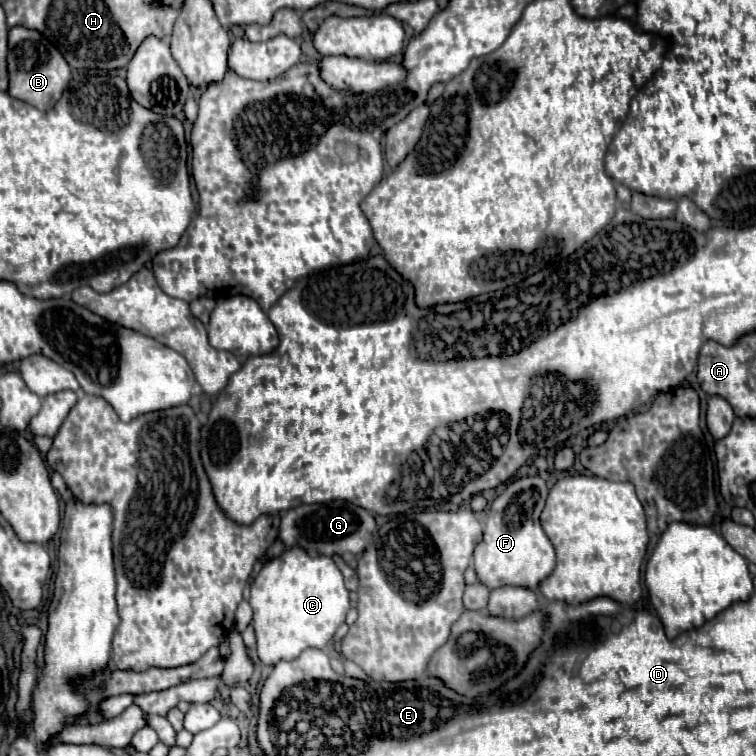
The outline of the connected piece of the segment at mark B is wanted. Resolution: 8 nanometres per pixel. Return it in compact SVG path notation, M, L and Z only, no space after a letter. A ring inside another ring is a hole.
M14 26L8 34L8 72L10 72L10 88L8 94L22 102L36 106L38 110L50 110L66 90L72 72L64 56L48 42L38 30L26 26Z

